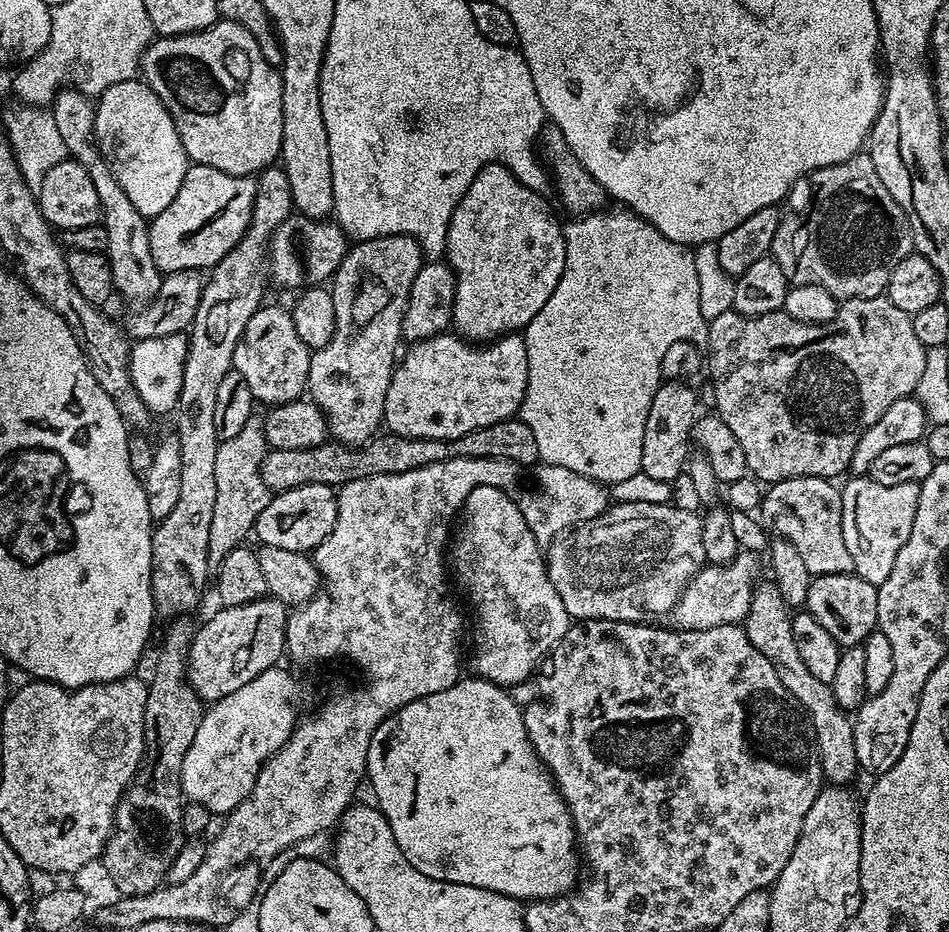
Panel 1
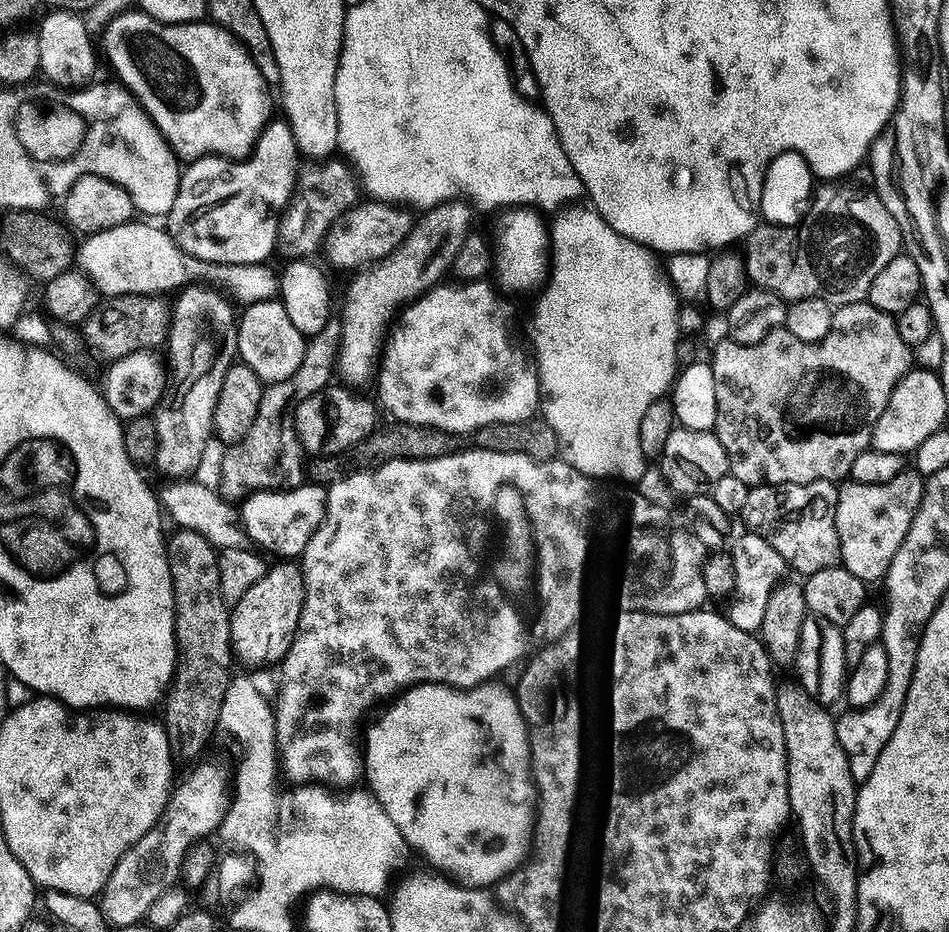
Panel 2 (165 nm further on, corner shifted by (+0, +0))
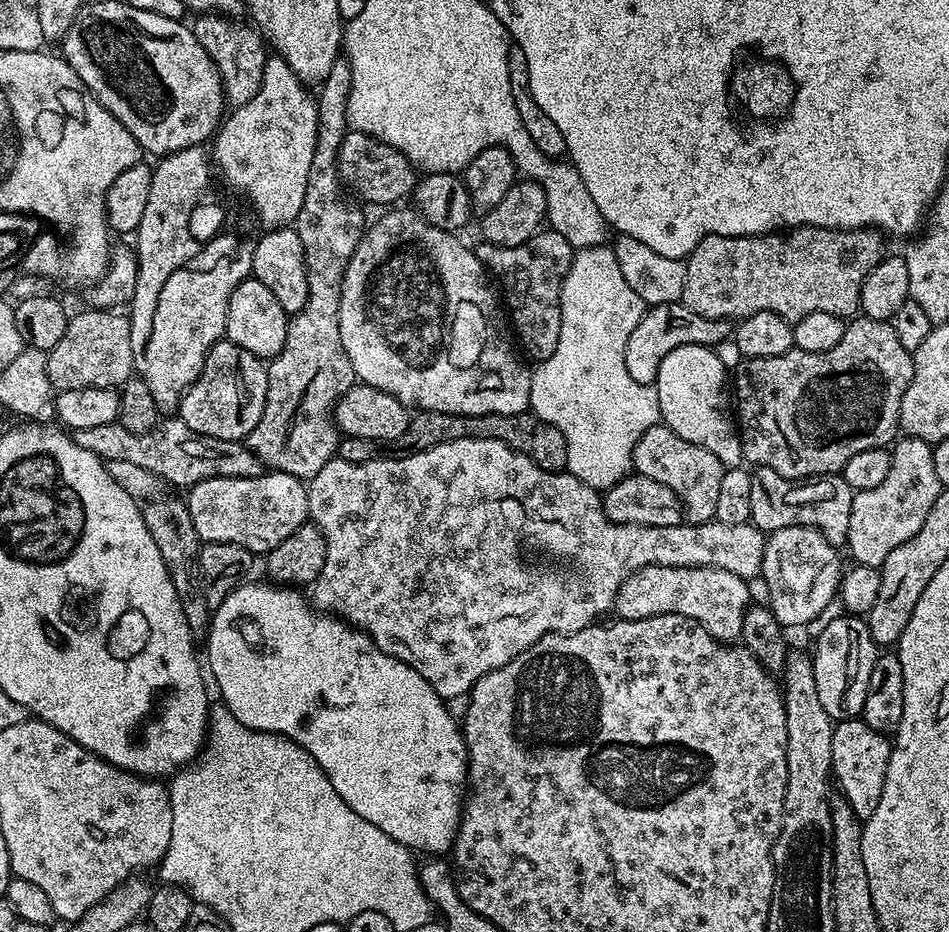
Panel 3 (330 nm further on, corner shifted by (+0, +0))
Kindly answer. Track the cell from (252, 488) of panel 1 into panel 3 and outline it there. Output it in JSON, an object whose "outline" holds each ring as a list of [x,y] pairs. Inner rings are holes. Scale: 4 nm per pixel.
{"outline":[[[337,58],[334,66],[330,66],[330,74],[318,88],[318,134],[314,159],[310,162],[310,174],[306,174],[306,198],[302,198],[302,210],[298,210],[298,218],[294,222],[298,238],[302,238],[308,297],[306,306],[302,306],[302,310],[295,312],[288,321],[286,346],[282,346],[282,350],[277,356],[273,356],[267,365],[266,406],[262,410],[262,418],[258,418],[258,426],[250,430],[246,441],[248,449],[264,463],[265,469],[285,472],[305,482],[311,480],[314,474],[318,474],[318,470],[322,470],[322,466],[326,466],[326,462],[336,456],[336,447],[342,439],[334,423],[336,402],[342,394],[346,394],[346,390],[350,390],[353,384],[357,383],[356,371],[342,346],[342,334],[338,330],[342,278],[358,242],[364,237],[366,227],[363,212],[365,209],[359,203],[356,205],[344,200],[340,193],[342,177],[336,161],[342,138],[350,130],[346,118],[346,102],[350,98],[351,77],[347,59]]]}

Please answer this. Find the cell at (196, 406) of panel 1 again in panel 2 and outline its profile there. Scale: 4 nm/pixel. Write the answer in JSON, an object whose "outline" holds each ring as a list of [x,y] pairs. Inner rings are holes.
{"outline":[[[316,158],[299,165],[296,173],[296,187],[292,189],[292,198],[280,217],[281,249],[285,248],[292,258],[308,258],[316,247],[325,243],[330,226],[346,210],[356,205],[362,196],[362,184],[351,163],[347,159]]]}

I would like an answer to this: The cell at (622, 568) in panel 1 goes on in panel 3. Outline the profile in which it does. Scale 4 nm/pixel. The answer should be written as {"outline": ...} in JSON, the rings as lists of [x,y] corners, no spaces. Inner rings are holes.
{"outline":[[[648,564],[620,586],[620,596],[640,600],[639,618],[658,614],[682,614],[703,626],[714,639],[736,642],[741,639],[743,616],[750,605],[748,581],[738,574],[717,568],[687,568]],[[672,576],[680,576],[680,600],[672,600]]]}

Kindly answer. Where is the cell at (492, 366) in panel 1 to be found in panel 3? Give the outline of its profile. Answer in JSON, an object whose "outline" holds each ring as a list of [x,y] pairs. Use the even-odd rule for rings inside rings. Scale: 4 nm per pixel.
{"outline":[[[396,206],[388,212],[385,216],[380,216],[376,221],[369,223],[364,229],[364,237],[358,242],[358,246],[354,250],[354,254],[350,258],[350,262],[346,266],[344,271],[344,277],[342,278],[342,294],[340,295],[340,309],[338,310],[338,330],[342,334],[342,346],[348,353],[350,362],[354,366],[356,371],[356,378],[359,383],[368,384],[372,388],[377,388],[382,390],[386,394],[390,394],[394,398],[398,398],[398,402],[402,402],[410,410],[419,410],[422,412],[445,412],[451,416],[481,416],[482,414],[518,414],[519,412],[529,411],[530,408],[530,386],[532,385],[532,372],[530,368],[527,368],[522,361],[516,357],[516,352],[514,349],[508,345],[508,336],[504,333],[504,328],[500,325],[500,318],[496,314],[492,314],[492,308],[488,304],[492,304],[495,300],[498,300],[497,293],[491,292],[488,289],[488,284],[490,285],[489,277],[486,275],[486,269],[484,264],[476,257],[475,251],[471,247],[467,248],[462,241],[459,240],[459,235],[453,234],[447,228],[439,228],[434,226],[426,217],[421,216],[419,212],[416,211],[415,207],[408,206]]]}

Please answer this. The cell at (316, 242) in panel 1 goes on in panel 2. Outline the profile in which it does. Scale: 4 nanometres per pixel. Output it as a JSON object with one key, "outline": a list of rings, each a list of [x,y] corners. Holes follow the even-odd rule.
{"outline":[[[361,199],[330,226],[326,237],[329,260],[338,268],[360,270],[387,258],[412,232],[414,216],[407,207],[387,200]]]}

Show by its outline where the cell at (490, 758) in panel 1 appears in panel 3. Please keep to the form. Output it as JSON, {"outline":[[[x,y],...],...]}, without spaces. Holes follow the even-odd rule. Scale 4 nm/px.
{"outline":[[[272,582],[263,583],[239,584],[222,602],[222,606],[218,606],[211,613],[210,623],[206,629],[206,637],[208,636],[206,668],[210,676],[212,671],[212,676],[216,679],[216,688],[220,691],[219,699],[230,710],[230,714],[234,714],[238,722],[242,722],[242,726],[250,726],[250,730],[259,732],[273,732],[302,746],[302,750],[306,750],[314,758],[314,762],[318,762],[326,778],[330,778],[330,786],[338,790],[342,802],[346,802],[346,806],[350,806],[354,814],[366,818],[366,822],[374,822],[374,826],[378,826],[382,834],[390,834],[390,838],[405,844],[409,850],[415,850],[417,853],[418,851],[428,852],[424,854],[447,853],[452,847],[453,840],[456,839],[456,827],[460,824],[462,811],[461,800],[465,795],[469,779],[468,751],[464,745],[464,734],[457,720],[447,713],[445,697],[437,694],[430,686],[430,682],[426,682],[426,678],[418,674],[418,670],[377,648],[372,637],[361,632],[359,628],[335,614],[317,610],[309,603],[306,596],[304,601],[304,596],[300,593],[303,591],[292,586],[277,586]]]}

